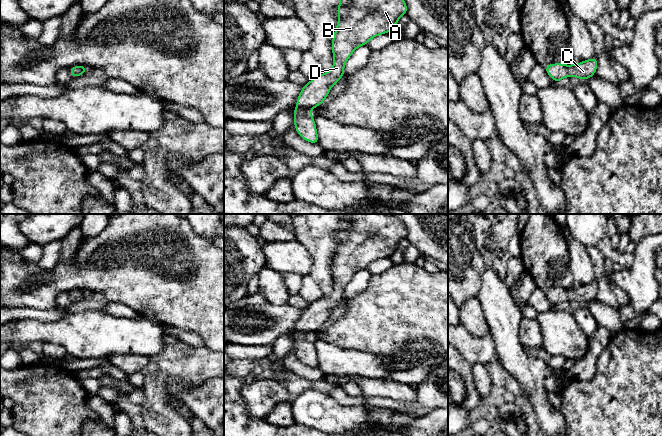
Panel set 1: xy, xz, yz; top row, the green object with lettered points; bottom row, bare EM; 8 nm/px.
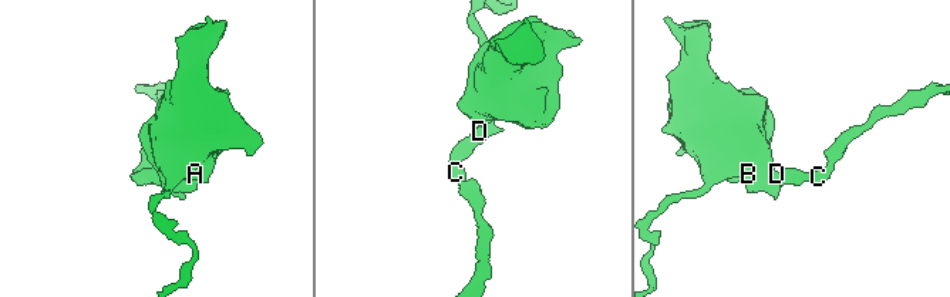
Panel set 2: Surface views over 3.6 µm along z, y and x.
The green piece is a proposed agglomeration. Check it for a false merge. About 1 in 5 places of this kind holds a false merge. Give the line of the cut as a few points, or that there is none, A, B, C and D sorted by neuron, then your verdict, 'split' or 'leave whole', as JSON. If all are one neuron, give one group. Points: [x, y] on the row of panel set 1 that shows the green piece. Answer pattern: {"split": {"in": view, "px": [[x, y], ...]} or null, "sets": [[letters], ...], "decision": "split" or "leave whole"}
{"split": null, "sets": [["A", "B", "C", "D"]], "decision": "leave whole"}

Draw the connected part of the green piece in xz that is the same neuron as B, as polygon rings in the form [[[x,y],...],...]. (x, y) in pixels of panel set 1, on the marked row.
[[[339,0],[338,4],[338,23],[335,28],[332,38],[332,53],[333,53],[333,67],[328,72],[323,72],[322,75],[316,76],[304,85],[300,91],[300,94],[296,101],[296,108],[293,111],[295,118],[293,124],[296,132],[305,141],[313,144],[319,143],[319,137],[317,134],[316,123],[314,117],[310,114],[310,111],[317,106],[323,104],[324,100],[329,95],[330,89],[345,75],[344,66],[352,53],[359,47],[367,45],[367,43],[374,37],[386,33],[391,33],[397,26],[398,20],[402,15],[407,14],[408,7],[404,0]]]

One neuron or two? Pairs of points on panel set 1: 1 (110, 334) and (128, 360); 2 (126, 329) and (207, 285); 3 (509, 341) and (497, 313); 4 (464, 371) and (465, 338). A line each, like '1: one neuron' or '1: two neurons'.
1: two neurons
2: two neurons
3: one neuron
4: two neurons

